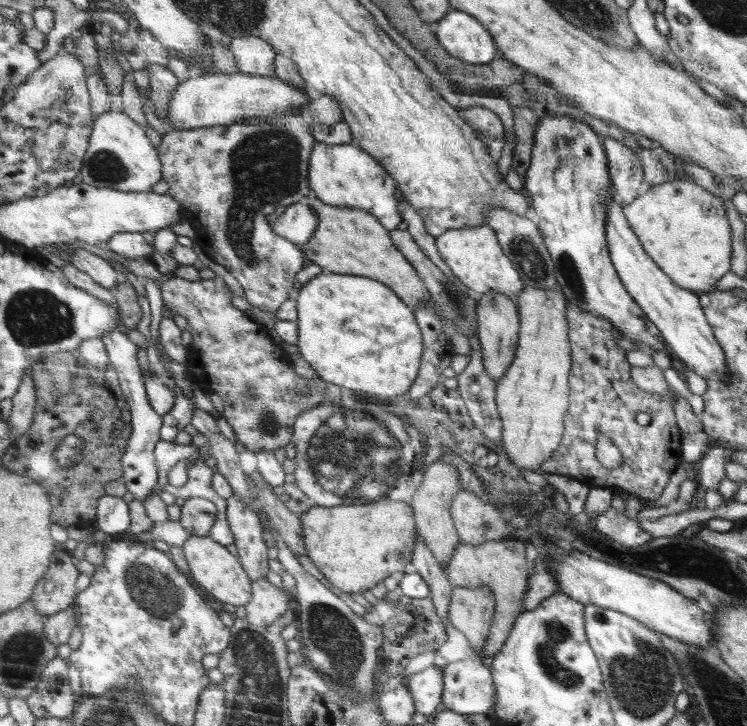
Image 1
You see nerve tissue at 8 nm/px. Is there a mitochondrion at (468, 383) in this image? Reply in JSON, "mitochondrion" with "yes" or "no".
{"mitochondrion":"no"}

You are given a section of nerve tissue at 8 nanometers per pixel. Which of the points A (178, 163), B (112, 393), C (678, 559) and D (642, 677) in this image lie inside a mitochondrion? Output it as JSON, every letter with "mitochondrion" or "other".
{"A":"other","B":"other","C":"mitochondrion","D":"mitochondrion"}

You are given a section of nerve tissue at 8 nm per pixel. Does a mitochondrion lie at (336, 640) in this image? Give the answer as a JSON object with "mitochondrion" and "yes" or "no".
{"mitochondrion":"yes"}

